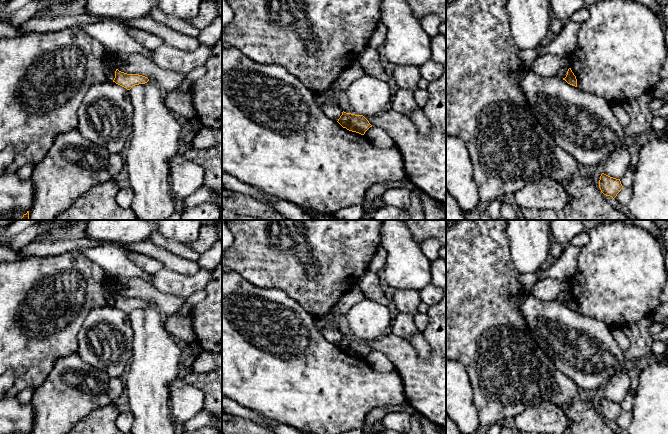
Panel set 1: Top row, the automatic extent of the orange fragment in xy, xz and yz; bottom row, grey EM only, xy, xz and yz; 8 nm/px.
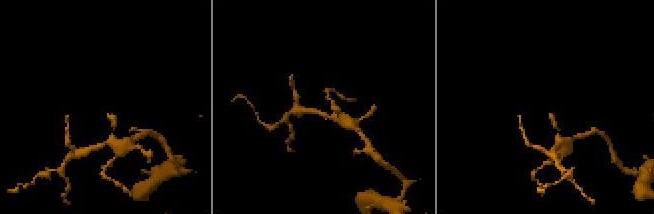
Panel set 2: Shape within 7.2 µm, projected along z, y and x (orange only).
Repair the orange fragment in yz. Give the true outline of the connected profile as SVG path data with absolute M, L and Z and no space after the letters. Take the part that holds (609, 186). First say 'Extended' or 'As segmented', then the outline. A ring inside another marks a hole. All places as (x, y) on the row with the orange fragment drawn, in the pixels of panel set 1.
As segmented. M602 173L599 180L599 188L604 195L610 196L614 199L623 186L620 179L610 177Z

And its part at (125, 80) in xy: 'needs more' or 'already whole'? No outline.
already whole

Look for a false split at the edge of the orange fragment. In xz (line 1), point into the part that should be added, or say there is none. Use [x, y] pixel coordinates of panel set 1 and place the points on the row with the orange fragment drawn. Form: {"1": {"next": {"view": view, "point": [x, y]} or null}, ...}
{"1": {"next": null}}

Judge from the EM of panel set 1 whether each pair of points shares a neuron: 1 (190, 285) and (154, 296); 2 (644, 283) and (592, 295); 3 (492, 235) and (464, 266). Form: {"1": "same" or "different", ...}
{"1": "different", "2": "same", "3": "same"}

